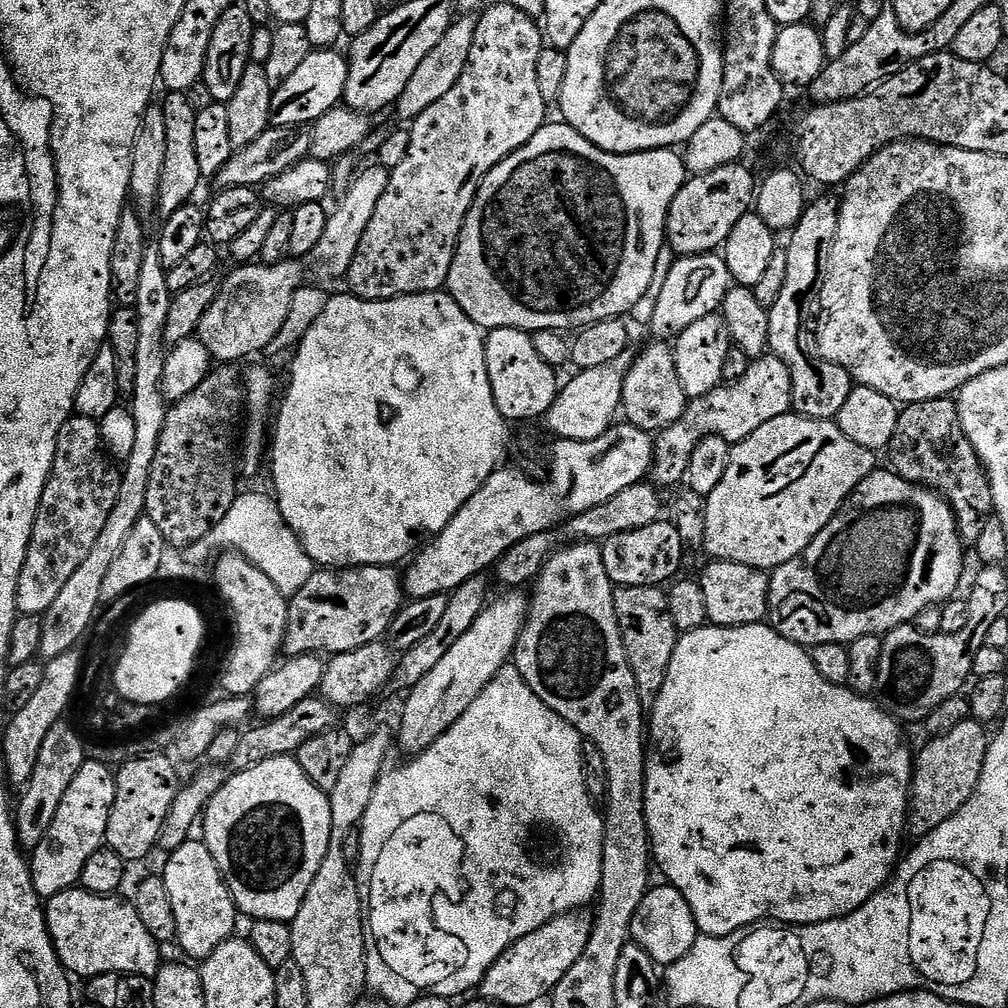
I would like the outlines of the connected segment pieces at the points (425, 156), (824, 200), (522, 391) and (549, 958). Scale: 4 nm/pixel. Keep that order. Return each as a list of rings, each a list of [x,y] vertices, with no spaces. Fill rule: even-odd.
[[[499,2],[493,8],[485,7],[480,13],[477,32],[474,34],[473,45],[470,48],[469,60],[465,69],[462,70],[460,79],[444,98],[432,100],[429,108],[417,118],[412,124],[412,141],[408,144],[408,157],[397,166],[392,172],[392,177],[388,176],[384,184],[385,193],[374,210],[373,217],[370,218],[369,225],[366,226],[365,233],[362,234],[360,245],[357,248],[356,256],[353,258],[352,267],[346,275],[351,295],[357,296],[359,300],[393,300],[399,296],[413,296],[423,292],[438,292],[447,285],[450,266],[454,262],[456,253],[456,242],[460,239],[460,232],[464,228],[466,214],[473,211],[478,200],[478,193],[484,183],[484,176],[494,170],[502,161],[518,151],[522,146],[538,134],[538,130],[546,123],[544,117],[544,88],[540,85],[540,51],[546,48],[546,36],[541,25],[535,19],[529,17],[514,5]]]
[[[824,196],[805,207],[802,218],[793,227],[793,232],[786,250],[786,266],[784,268],[784,280],[782,286],[773,302],[769,305],[767,322],[767,342],[771,355],[779,358],[784,364],[793,361],[803,361],[806,356],[805,351],[800,348],[800,334],[798,330],[802,326],[802,296],[806,295],[811,289],[815,289],[820,278],[820,267],[822,264],[822,253],[825,245],[829,243],[831,237],[836,235],[837,222],[839,220],[839,197]],[[776,336],[784,336],[784,344],[776,341]]]
[[[493,328],[484,341],[484,357],[488,367],[494,402],[505,420],[536,420],[547,417],[558,395],[557,369],[545,362],[534,350],[531,335],[517,328]]]
[[[571,911],[543,921],[533,932],[519,937],[516,943],[501,954],[490,966],[478,985],[478,992],[489,1002],[532,1004],[539,996],[547,997],[556,984],[585,955],[588,934],[593,933],[593,917],[587,911]]]

